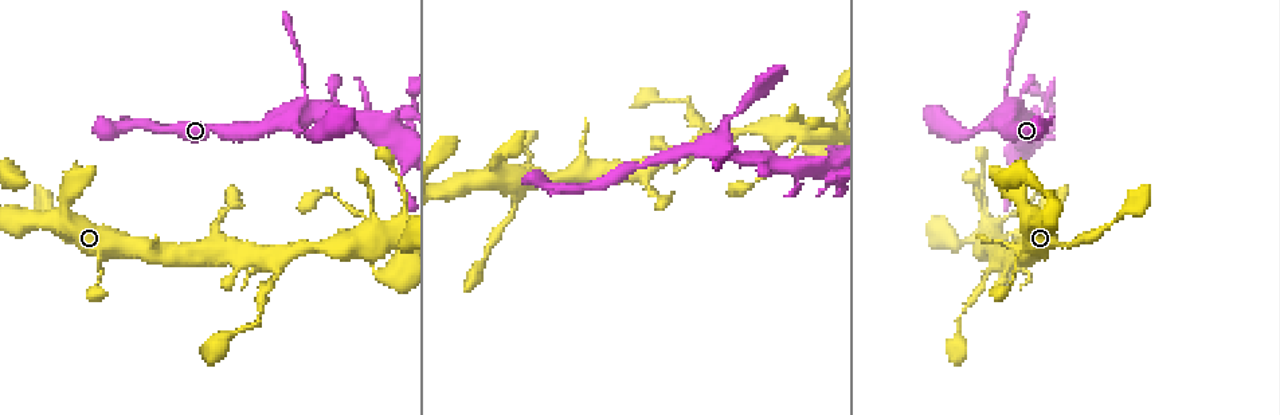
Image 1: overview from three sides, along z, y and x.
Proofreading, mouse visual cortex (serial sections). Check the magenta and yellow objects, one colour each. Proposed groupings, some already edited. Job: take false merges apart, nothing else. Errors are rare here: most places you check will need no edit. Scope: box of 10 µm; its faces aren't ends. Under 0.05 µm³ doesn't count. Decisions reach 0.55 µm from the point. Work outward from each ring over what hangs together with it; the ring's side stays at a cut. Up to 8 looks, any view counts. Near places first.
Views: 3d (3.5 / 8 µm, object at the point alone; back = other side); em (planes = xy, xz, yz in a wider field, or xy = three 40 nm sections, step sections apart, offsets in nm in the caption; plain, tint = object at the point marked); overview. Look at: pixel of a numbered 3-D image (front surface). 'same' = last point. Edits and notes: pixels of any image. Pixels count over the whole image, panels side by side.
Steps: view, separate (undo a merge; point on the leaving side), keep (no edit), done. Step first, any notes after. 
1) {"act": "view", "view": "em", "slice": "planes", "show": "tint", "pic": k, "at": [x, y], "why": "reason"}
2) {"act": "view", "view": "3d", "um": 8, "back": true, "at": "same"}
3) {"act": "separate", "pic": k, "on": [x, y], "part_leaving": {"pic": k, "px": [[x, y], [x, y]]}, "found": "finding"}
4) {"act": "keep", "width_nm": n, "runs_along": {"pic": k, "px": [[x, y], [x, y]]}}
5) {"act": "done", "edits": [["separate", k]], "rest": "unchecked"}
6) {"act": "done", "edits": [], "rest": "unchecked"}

{"act": "view", "view": "3d", "um": 3.5, "back": true, "pic": 1, "at": [276, 259], "why": "sudden change in width"}

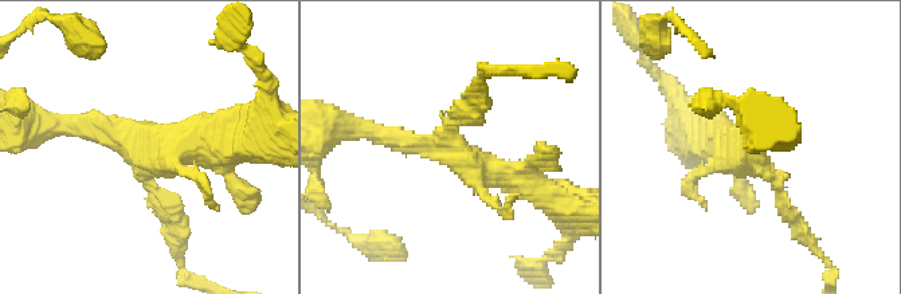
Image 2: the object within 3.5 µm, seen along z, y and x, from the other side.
{"act": "view", "view": "em", "slice": "xy", "step": 3, "show": "tint", "pic": 2, "at": [742, 147]}

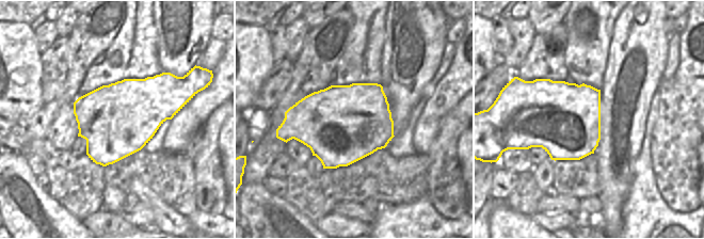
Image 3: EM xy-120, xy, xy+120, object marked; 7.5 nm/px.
{"act": "keep", "found": "continuous, no second cell"}

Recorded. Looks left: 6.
{"act": "view", "view": "3d", "um": 3.5, "back": true, "pic": 1, "at": [366, 241], "why": "thin arm on a thick one"}

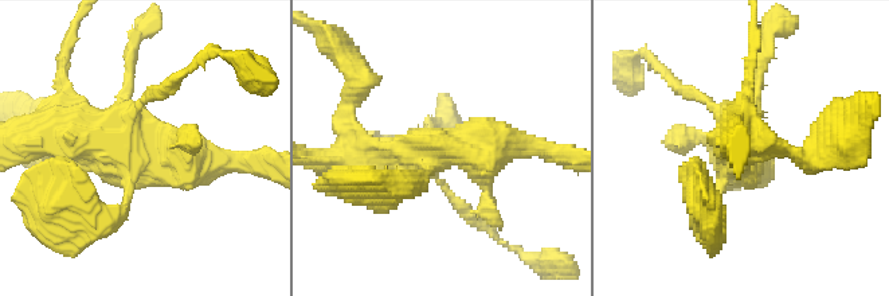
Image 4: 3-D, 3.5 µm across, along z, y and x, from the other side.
{"act": "view", "view": "em", "slice": "xy", "step": 3, "show": "tint", "pic": 4, "at": [443, 147], "why": "need the tissue"}

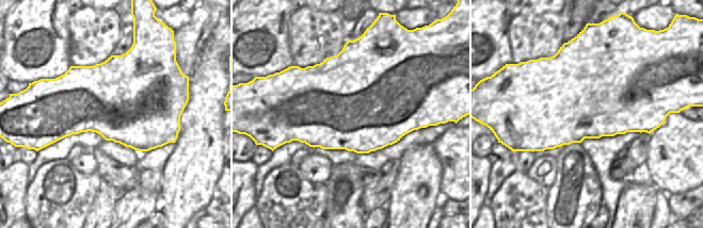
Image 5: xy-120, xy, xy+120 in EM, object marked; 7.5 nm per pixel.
{"act": "view", "view": "em", "slice": "xy", "step": 5, "show": "tint", "at": "same"}

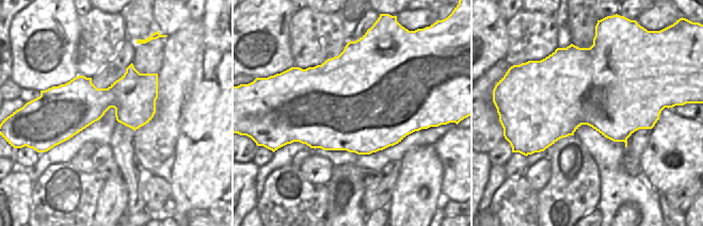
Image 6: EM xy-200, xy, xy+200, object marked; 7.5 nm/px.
{"act": "keep", "runs_along": {"pic": 4, "px": [[231, 163], [57, 137]]}, "found": "one cell here"}

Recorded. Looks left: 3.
{"act": "view", "view": "3d", "um": 3.5, "pic": 1, "at": [1039, 195], "why": "sharp bend"}

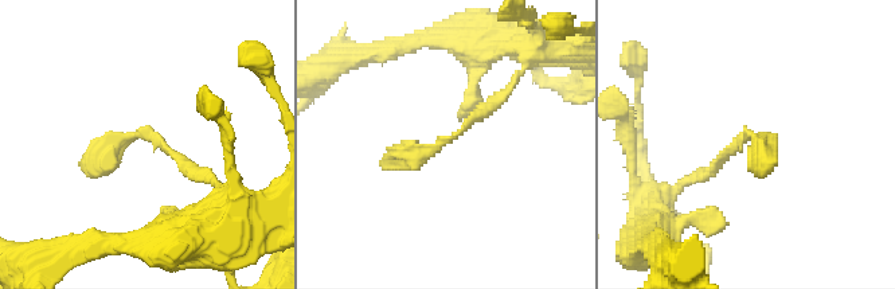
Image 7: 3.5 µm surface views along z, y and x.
{"act": "view", "view": "em", "slice": "xy", "step": 2, "show": "tint", "pic": 7, "at": [449, 139]}

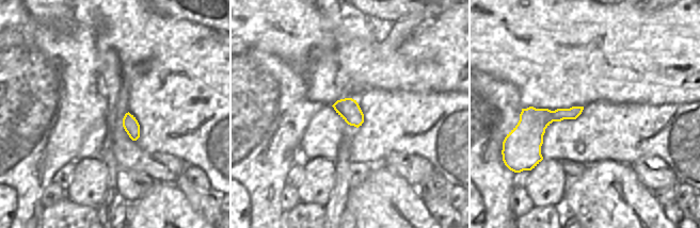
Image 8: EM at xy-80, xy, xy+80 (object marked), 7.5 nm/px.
{"act": "keep", "width_nm": 170, "runs_along": {"pic": 7, "px": [[511, 86], [432, 151], [383, 166]]}, "found": "continuous, no second cell"}

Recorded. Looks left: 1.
{"act": "done", "edits": [], "rest": "unchecked"}

